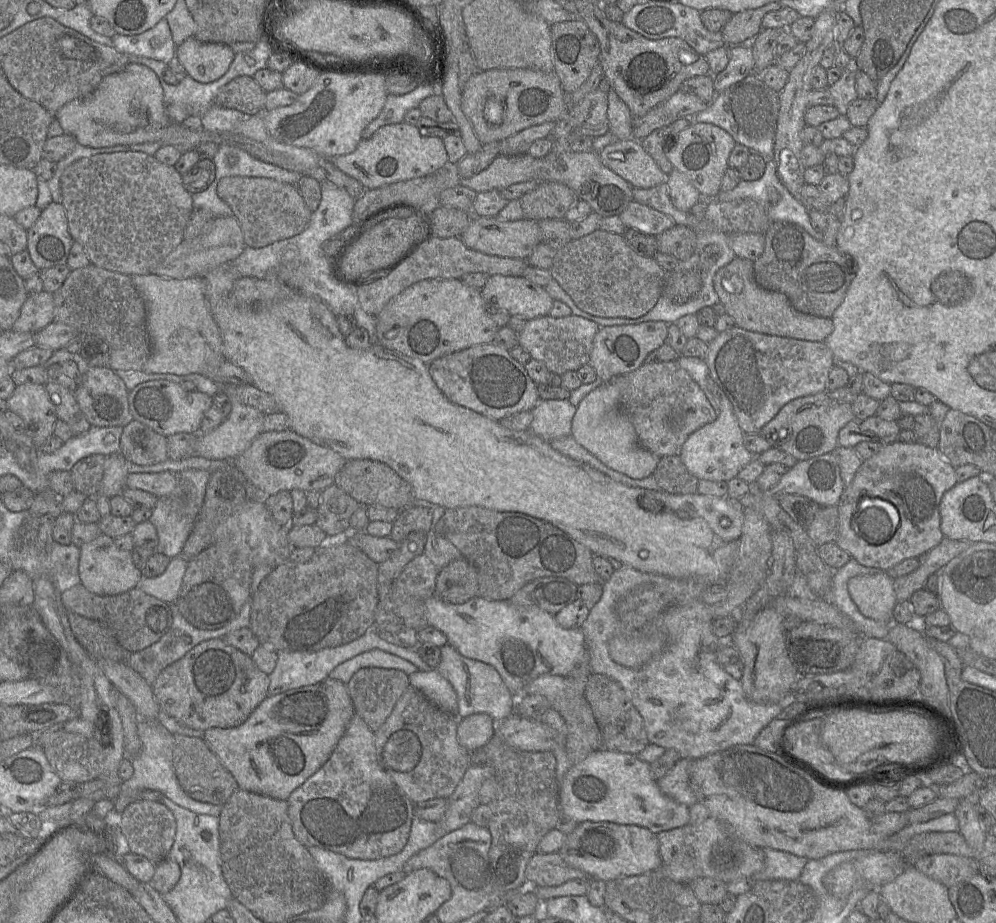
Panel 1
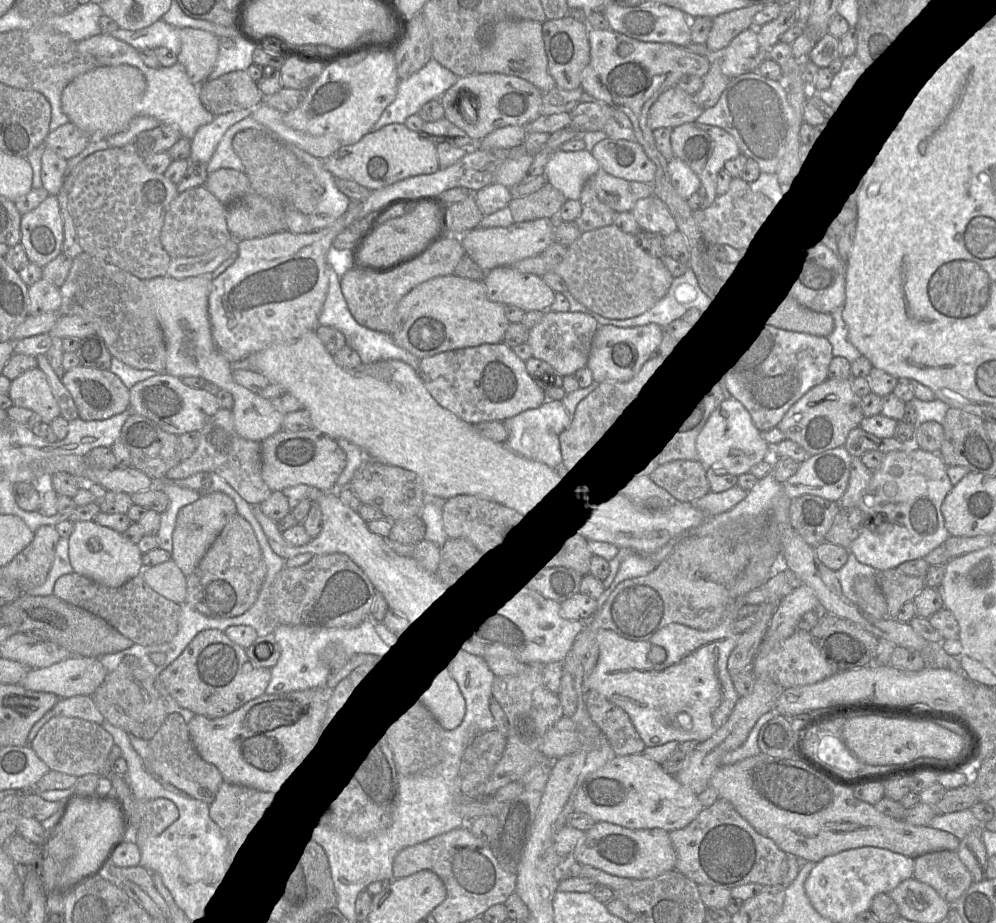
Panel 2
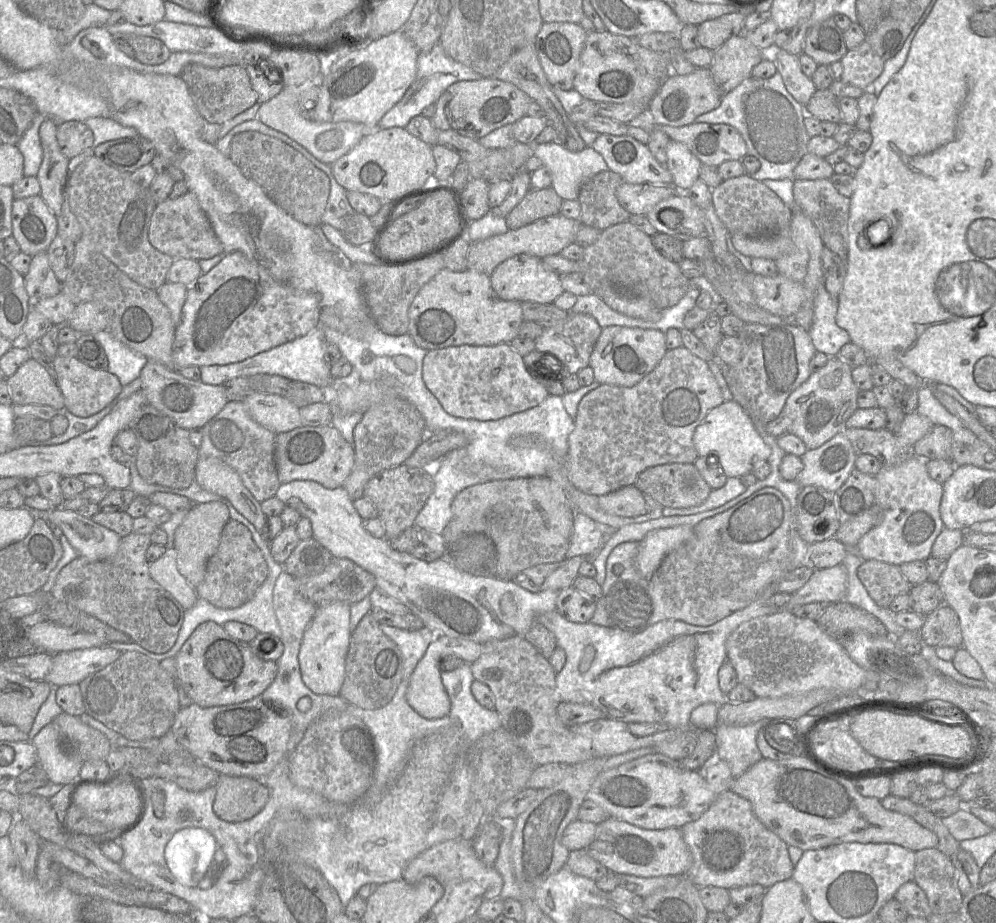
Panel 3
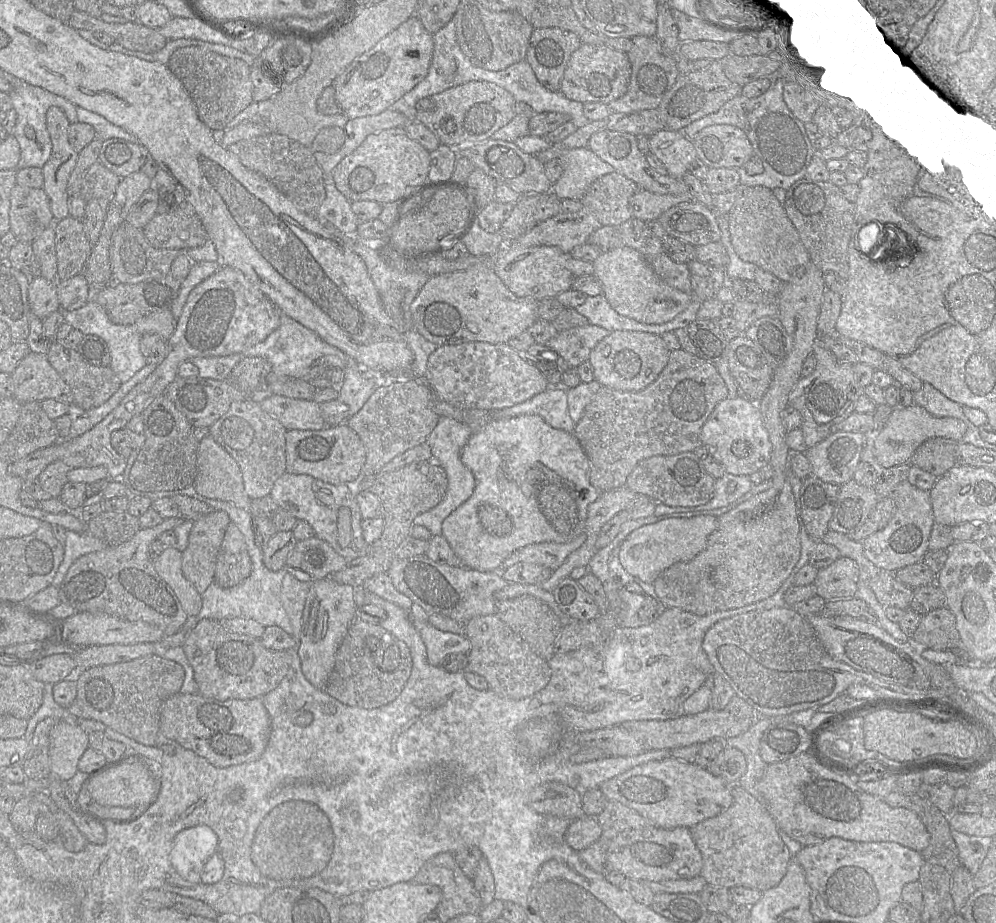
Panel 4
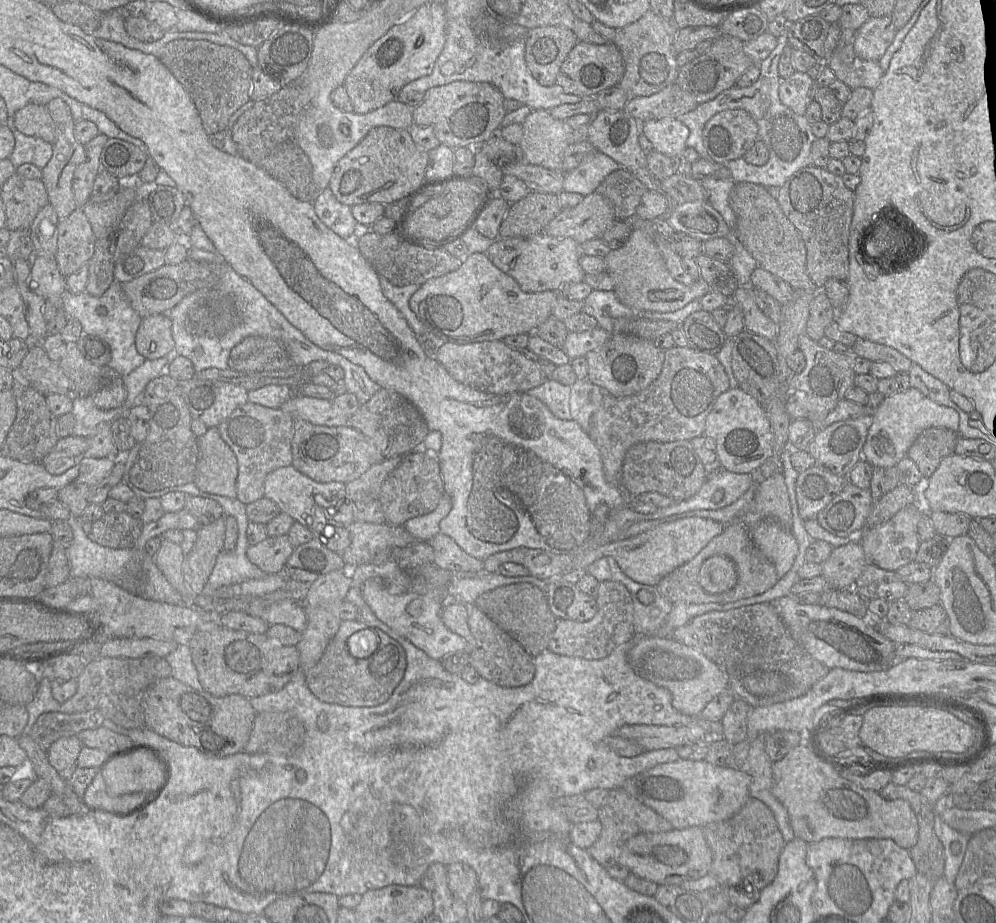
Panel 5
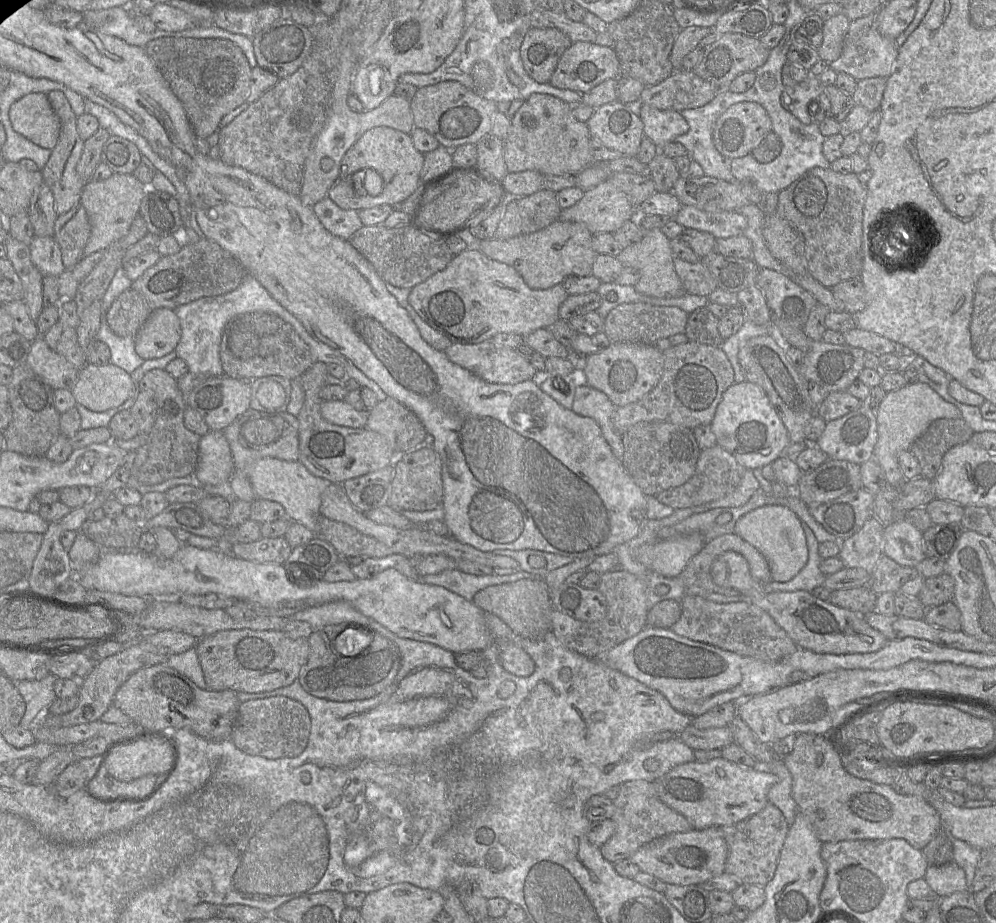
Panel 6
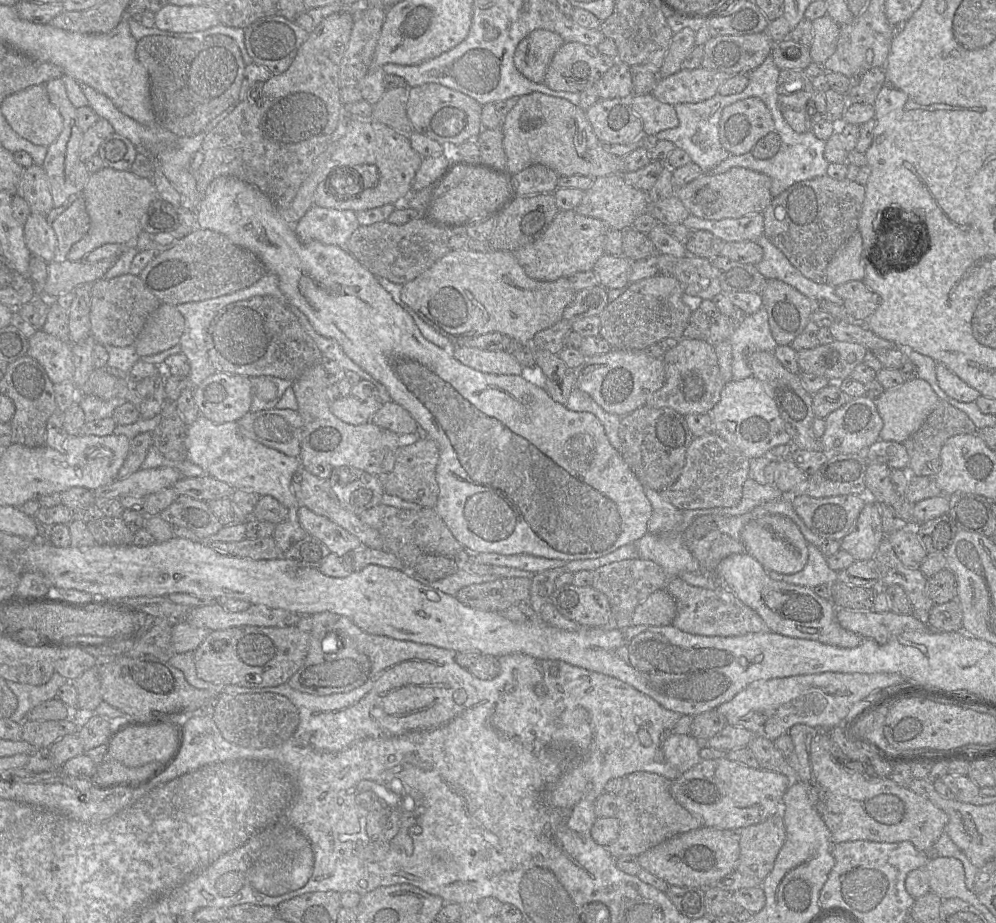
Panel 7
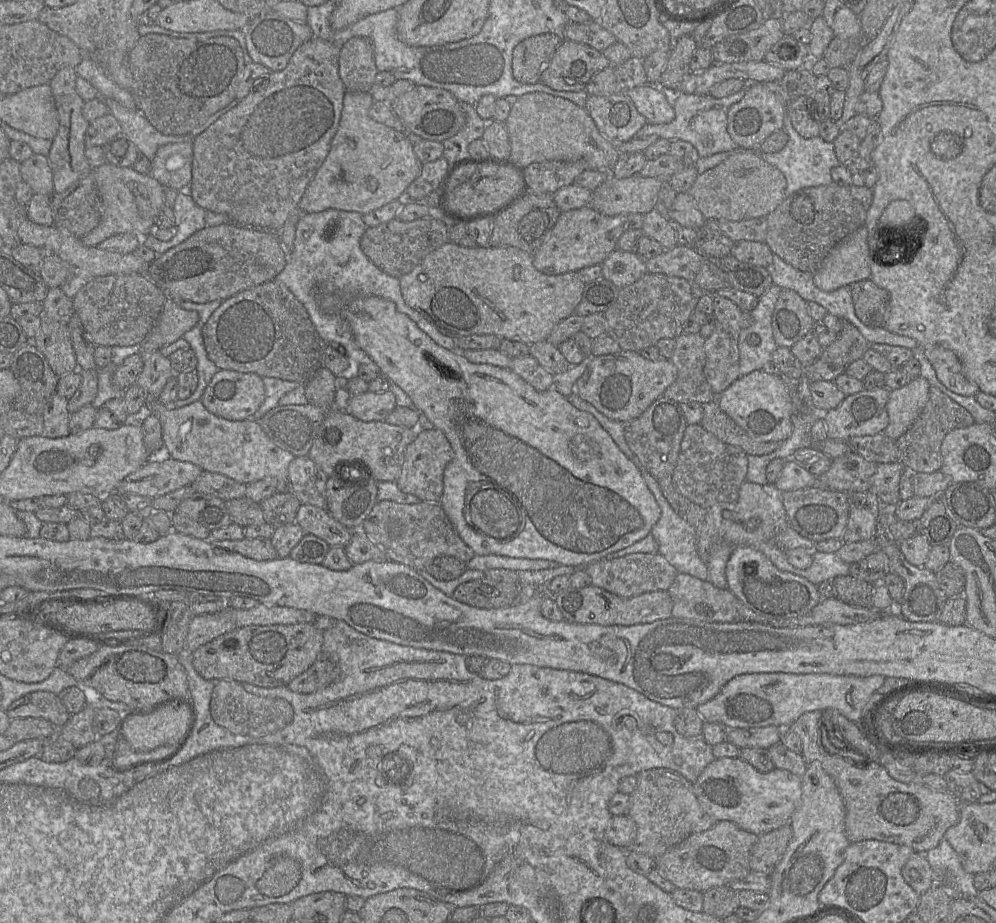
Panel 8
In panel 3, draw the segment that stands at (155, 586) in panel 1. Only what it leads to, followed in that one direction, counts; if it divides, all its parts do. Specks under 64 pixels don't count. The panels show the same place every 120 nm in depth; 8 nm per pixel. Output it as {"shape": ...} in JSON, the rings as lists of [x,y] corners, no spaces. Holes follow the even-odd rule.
{"shape":[[[166,549],[165,553],[150,564],[151,578],[169,592],[186,611],[198,600],[195,588],[179,573],[176,563],[176,551]]]}

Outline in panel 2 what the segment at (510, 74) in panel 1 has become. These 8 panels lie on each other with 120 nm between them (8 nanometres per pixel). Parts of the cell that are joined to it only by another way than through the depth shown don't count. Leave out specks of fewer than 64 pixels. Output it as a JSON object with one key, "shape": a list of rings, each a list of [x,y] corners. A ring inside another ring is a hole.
{"shape":[[[475,73],[459,77],[440,97],[447,120],[463,130],[475,142],[494,130],[509,126],[524,126],[540,115],[543,92],[520,77],[501,73]]]}

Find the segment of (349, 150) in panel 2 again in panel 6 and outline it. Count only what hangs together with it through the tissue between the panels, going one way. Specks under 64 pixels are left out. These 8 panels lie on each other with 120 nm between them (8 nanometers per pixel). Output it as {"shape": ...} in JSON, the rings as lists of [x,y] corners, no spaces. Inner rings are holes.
{"shape":[[[386,126],[374,127],[347,150],[340,163],[339,176],[327,196],[342,209],[361,210],[378,205],[397,207],[420,187],[423,164],[424,154],[414,147],[410,134]],[[367,168],[374,169],[383,178],[383,188],[376,196],[367,194],[363,186]]]}

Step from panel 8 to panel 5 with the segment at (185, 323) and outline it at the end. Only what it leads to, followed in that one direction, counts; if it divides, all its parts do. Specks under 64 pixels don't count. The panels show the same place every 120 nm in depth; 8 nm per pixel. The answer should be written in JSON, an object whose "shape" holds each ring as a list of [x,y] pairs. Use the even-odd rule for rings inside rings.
{"shape":[[[155,314],[143,318],[136,333],[137,351],[148,360],[172,357],[175,342],[172,336],[172,321],[168,314]]]}

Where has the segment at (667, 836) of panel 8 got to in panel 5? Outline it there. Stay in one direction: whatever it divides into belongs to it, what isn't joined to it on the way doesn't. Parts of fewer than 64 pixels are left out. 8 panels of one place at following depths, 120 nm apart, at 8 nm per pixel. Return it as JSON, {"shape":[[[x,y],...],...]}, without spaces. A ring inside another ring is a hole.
{"shape":[[[622,787],[609,791],[607,798],[599,808],[597,820],[602,824],[602,831],[596,842],[587,850],[606,869],[618,864],[620,848],[629,838],[641,833],[660,833],[674,829],[669,821],[632,797]]]}

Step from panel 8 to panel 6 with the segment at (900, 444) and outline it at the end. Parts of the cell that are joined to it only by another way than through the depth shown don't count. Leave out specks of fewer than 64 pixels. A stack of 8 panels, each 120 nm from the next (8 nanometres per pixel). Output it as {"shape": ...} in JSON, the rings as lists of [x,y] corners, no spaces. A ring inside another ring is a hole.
{"shape":[[[963,418],[934,420],[909,448],[921,468],[921,477],[933,480],[939,473],[944,454],[952,447],[968,442],[974,431]]]}

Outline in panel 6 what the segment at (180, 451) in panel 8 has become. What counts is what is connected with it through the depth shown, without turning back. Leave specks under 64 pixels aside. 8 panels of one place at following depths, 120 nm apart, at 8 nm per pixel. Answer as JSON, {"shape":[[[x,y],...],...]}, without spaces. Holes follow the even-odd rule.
{"shape":[[[264,457],[252,463],[249,466],[249,480],[256,499],[280,503],[290,521],[300,523],[317,534],[321,495],[331,484],[329,480],[312,475],[298,460],[286,461],[274,457]]]}

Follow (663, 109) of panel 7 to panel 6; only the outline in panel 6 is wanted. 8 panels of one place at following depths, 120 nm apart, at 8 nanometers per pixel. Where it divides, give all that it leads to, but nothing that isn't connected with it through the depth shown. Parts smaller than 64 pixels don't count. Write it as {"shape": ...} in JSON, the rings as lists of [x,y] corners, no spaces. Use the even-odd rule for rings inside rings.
{"shape":[[[637,104],[635,107],[643,122],[644,136],[658,149],[689,130],[688,123],[677,111],[660,110],[645,104]]]}

